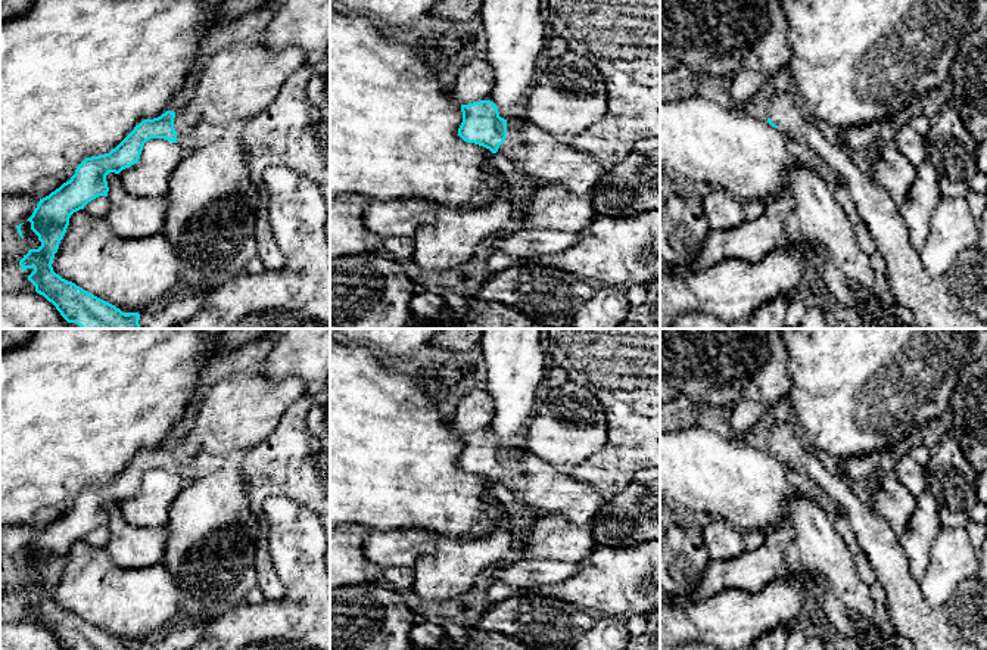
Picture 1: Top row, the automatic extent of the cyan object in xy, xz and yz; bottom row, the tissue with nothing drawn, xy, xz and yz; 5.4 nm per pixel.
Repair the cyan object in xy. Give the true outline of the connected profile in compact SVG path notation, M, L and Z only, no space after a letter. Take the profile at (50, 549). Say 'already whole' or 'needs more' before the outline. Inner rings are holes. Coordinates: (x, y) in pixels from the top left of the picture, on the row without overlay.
needs more; M239 370L231 376L208 386L208 394L202 401L194 427L180 442L166 441L158 448L144 450L109 483L85 488L75 500L69 511L49 526L40 529L32 545L27 550L31 560L38 566L41 576L29 579L19 591L22 601L32 598L28 610L35 616L35 622L52 632L65 650L140 650L138 643L122 643L115 635L88 623L72 612L62 609L53 601L53 588L59 579L74 542L99 526L108 526L109 517L106 506L119 504L138 492L143 476L150 469L164 469L178 473L186 482L200 479L221 469L231 452L249 451L265 441L277 427L287 408L305 392L306 382L299 377L273 380L264 374L253 374Z

